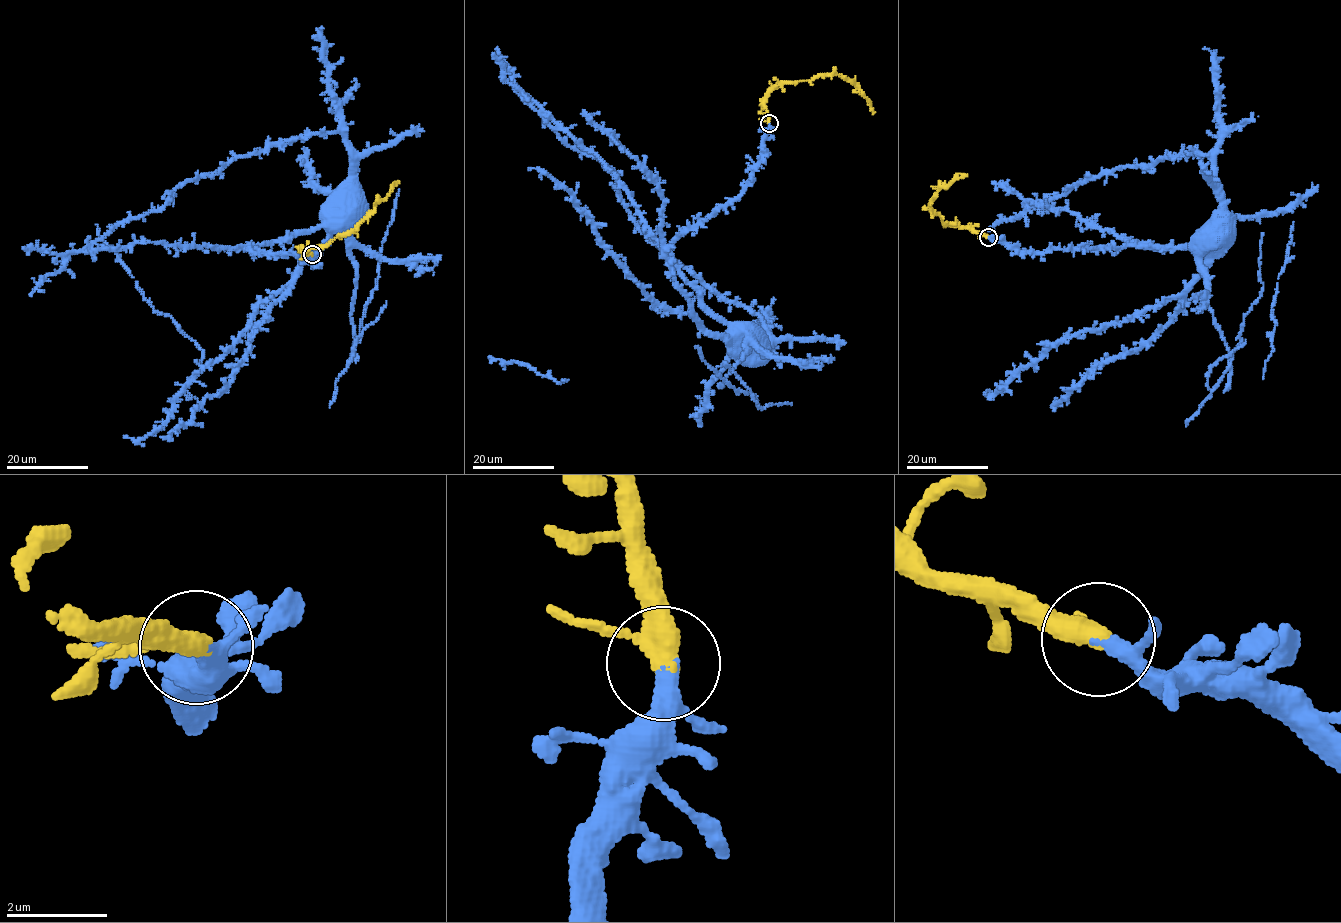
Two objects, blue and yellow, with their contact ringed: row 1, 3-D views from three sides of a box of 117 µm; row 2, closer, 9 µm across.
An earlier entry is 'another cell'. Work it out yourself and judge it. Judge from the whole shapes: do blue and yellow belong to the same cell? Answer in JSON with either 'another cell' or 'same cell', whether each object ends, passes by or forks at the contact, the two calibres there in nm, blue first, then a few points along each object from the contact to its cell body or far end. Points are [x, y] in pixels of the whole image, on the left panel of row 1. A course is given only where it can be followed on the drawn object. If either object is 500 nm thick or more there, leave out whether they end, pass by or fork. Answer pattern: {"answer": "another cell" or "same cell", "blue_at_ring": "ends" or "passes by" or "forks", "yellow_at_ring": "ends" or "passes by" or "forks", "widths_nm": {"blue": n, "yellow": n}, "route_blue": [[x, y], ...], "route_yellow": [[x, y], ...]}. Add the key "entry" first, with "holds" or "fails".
{"entry": "fails", "answer": "same cell", "blue_at_ring": "passes by", "yellow_at_ring": "passes by", "widths_nm": {"blue": 240, "yellow": 360}, "route_blue": [[312, 254], [314, 262], [300, 254], [251, 248], [321, 227], [334, 227], [345, 221]], "route_yellow": [[312, 254], [302, 252], [314, 247], [326, 246], [349, 233], [398, 181]]}

